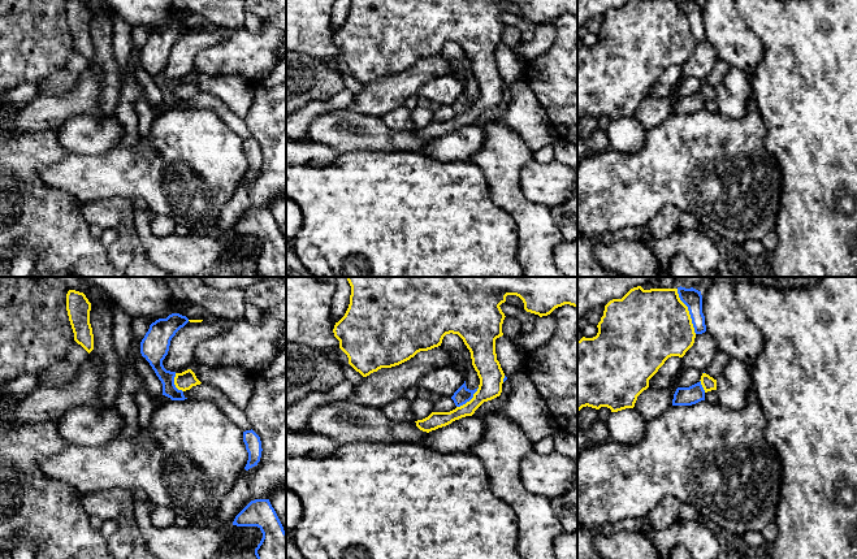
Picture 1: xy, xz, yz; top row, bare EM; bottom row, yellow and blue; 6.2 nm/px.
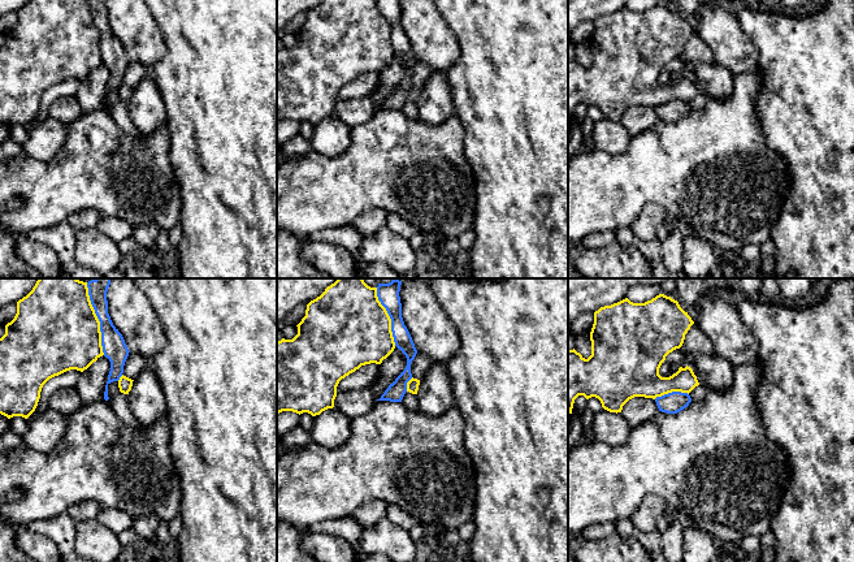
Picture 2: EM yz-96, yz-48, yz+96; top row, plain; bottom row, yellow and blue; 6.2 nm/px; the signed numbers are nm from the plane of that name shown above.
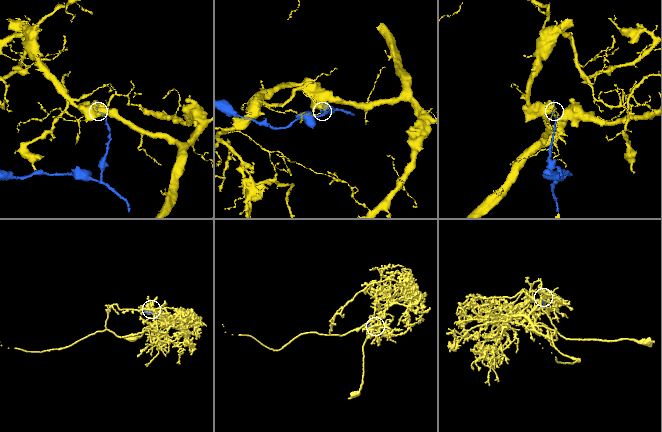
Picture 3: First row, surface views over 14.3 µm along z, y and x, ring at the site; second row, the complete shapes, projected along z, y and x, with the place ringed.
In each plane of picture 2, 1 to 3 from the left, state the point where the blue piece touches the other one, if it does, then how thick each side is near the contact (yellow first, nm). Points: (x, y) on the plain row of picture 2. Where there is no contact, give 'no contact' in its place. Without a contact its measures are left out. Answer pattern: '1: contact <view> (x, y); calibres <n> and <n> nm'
1: contact yz-96 (99, 31); calibres 480 and 150 nm
2: contact yz-48 (390, 27); calibres 460 and 110 nm
3: contact yz+96 (671, 100); calibres 280 and 130 nm

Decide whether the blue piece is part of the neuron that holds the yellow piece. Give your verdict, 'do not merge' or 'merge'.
do not merge

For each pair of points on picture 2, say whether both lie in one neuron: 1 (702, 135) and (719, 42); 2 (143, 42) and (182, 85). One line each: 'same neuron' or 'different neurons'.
1: different neurons
2: different neurons

